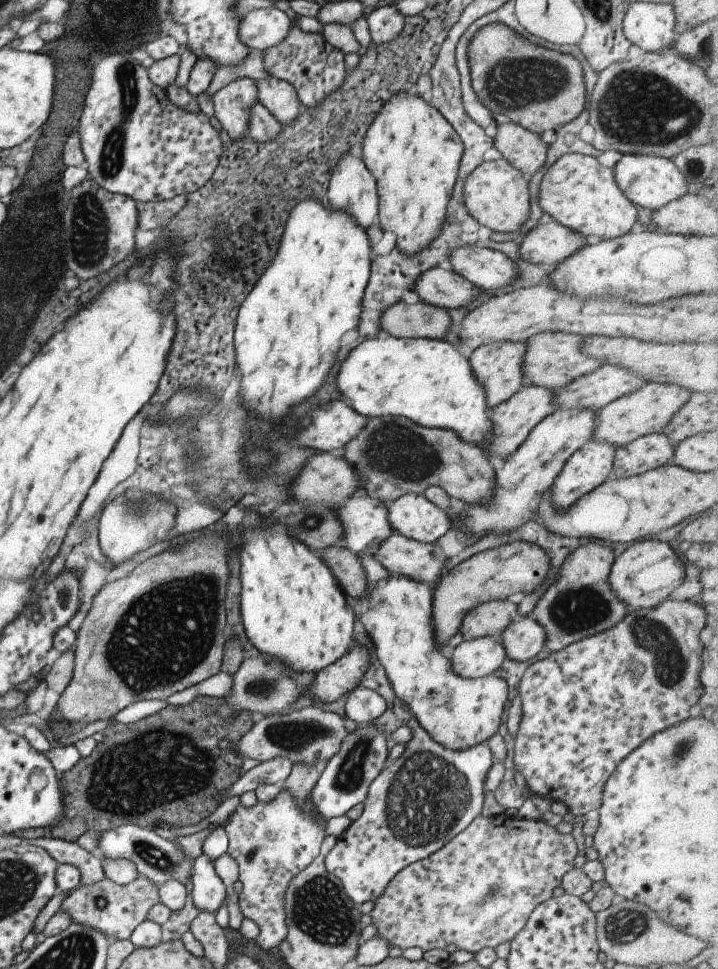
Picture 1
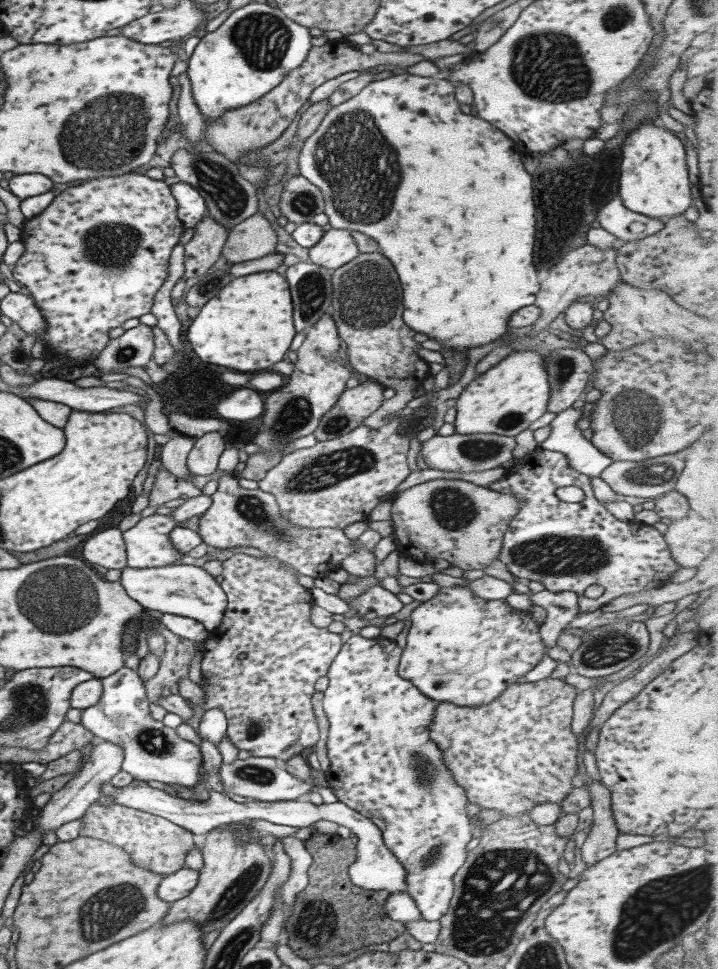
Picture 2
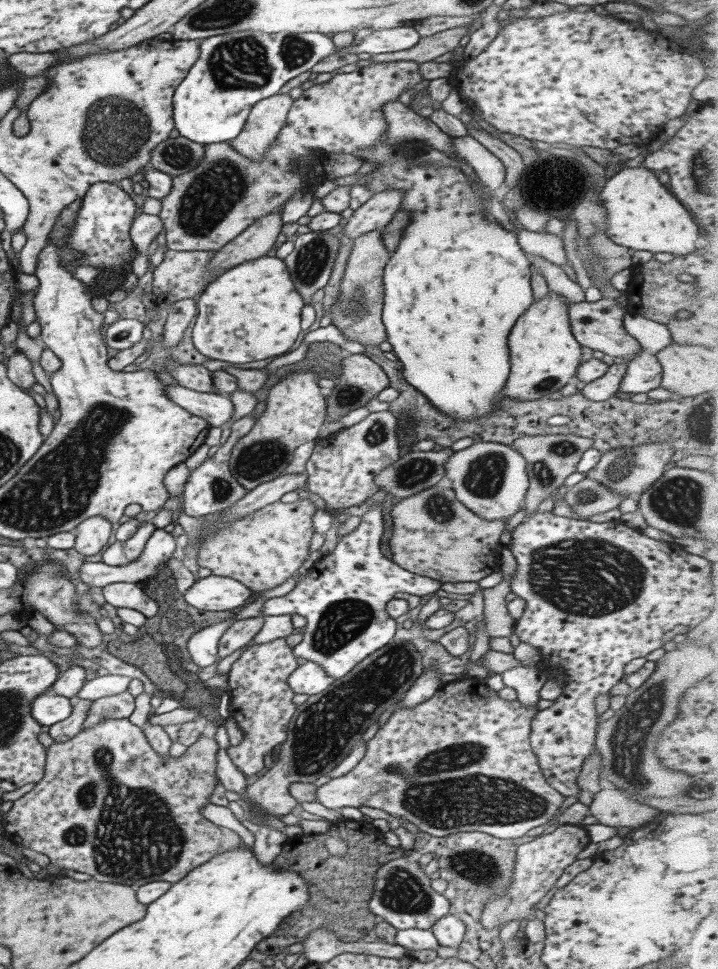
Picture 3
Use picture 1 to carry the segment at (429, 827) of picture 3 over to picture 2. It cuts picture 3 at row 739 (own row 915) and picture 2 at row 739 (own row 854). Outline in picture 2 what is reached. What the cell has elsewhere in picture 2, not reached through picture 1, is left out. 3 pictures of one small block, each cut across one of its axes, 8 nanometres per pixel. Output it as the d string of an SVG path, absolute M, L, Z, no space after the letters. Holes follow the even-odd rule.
M546 677L535 682L526 683L513 683L507 685L504 691L498 694L493 701L481 706L457 706L446 702L437 702L433 711L432 719L428 724L428 737L431 742L436 744L436 747L443 752L441 759L445 768L448 768L448 772L452 774L452 779L458 786L463 789L466 799L469 804L477 804L479 808L493 808L500 812L500 816L504 814L510 814L510 816L516 816L516 814L528 812L540 802L555 802L560 803L565 796L568 796L570 790L573 787L572 778L578 775L577 773L577 739L570 731L570 724L572 721L572 704L576 695L576 688L565 684L562 679L553 679Z

